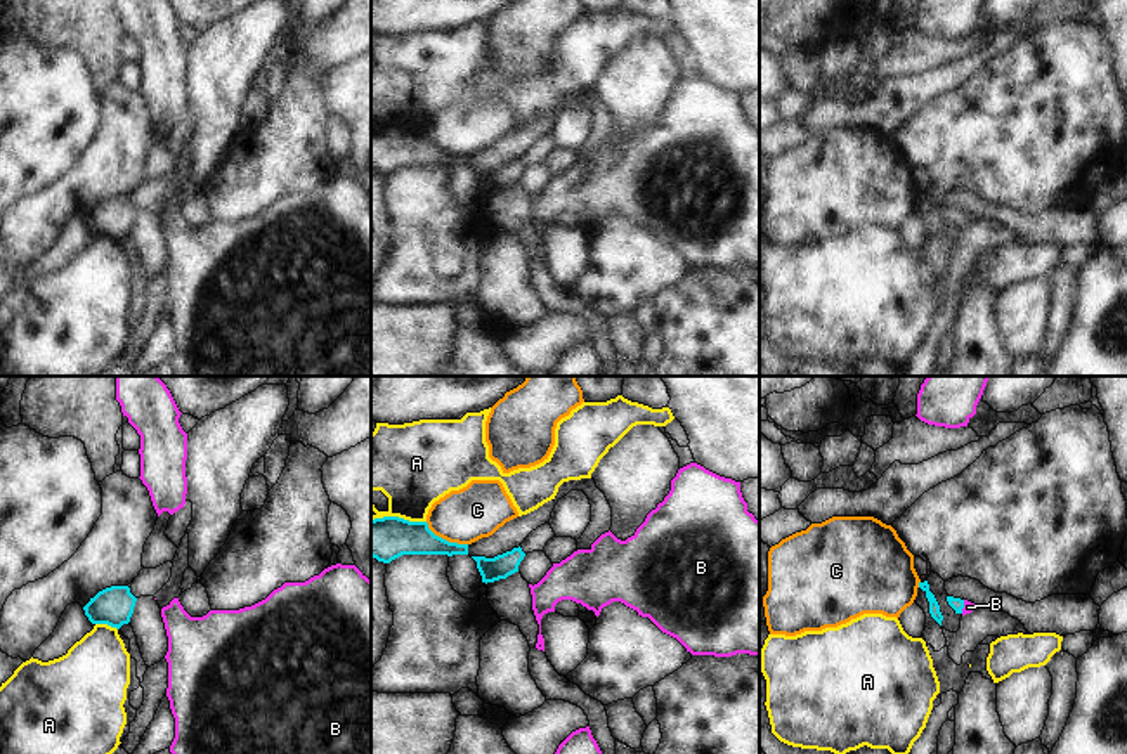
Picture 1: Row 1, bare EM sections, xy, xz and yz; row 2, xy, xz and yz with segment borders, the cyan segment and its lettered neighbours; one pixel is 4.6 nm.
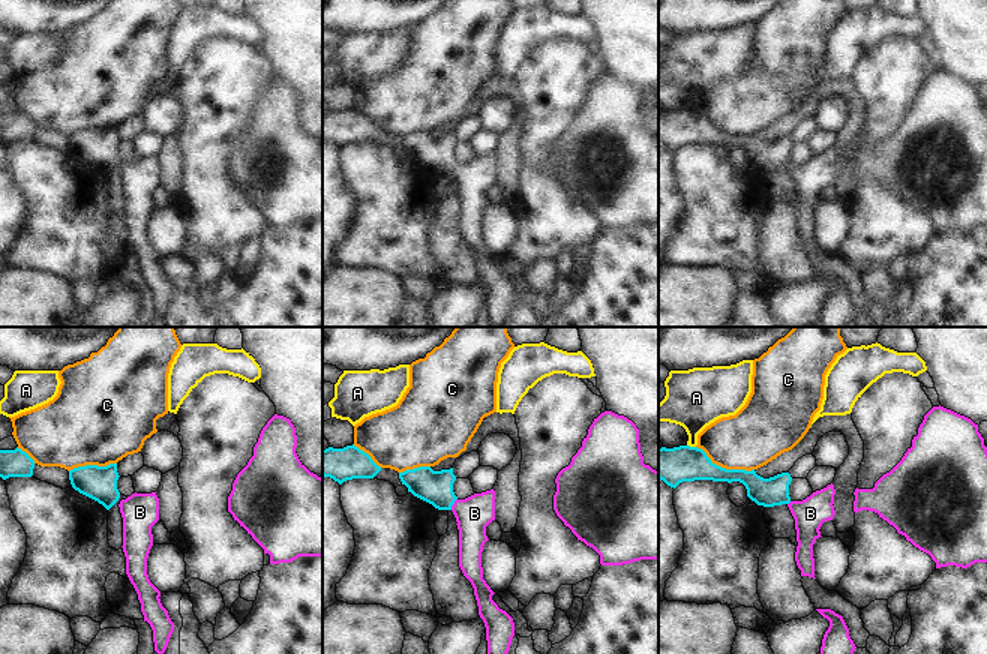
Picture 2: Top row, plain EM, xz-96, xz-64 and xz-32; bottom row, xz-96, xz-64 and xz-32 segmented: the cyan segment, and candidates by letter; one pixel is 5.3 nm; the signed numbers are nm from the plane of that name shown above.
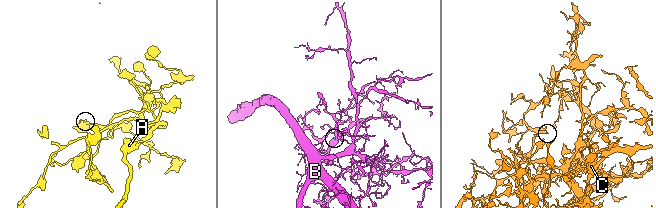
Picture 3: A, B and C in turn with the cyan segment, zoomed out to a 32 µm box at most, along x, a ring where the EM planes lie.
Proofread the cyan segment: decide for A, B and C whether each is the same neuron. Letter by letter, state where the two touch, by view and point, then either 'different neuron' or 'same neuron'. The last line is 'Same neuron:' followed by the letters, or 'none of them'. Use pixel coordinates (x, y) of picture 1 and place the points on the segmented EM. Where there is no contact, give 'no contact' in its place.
A: xy (106, 623) | different neuron
B: yz (963, 607) | same neuron
C: xz (444, 539) | different neuron
Same neuron: B

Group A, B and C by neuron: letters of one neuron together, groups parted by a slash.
A / B / C

